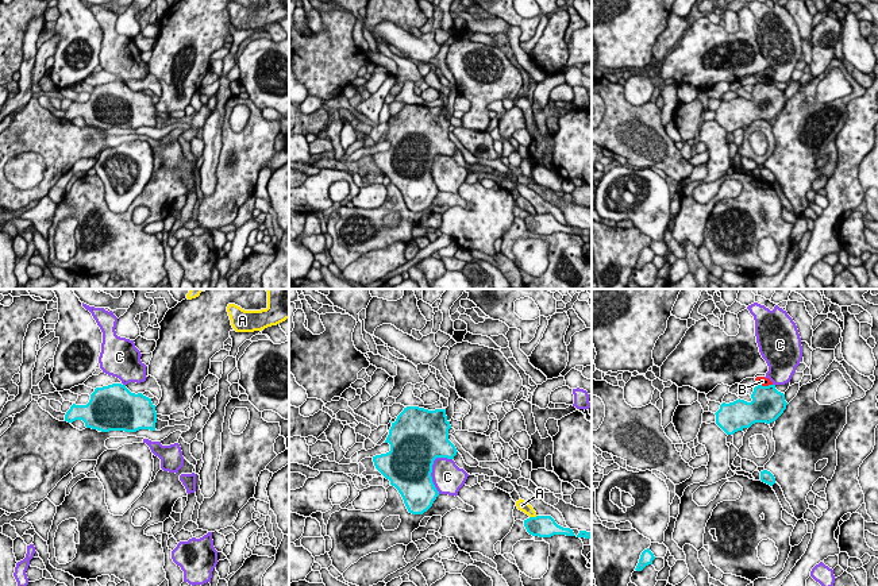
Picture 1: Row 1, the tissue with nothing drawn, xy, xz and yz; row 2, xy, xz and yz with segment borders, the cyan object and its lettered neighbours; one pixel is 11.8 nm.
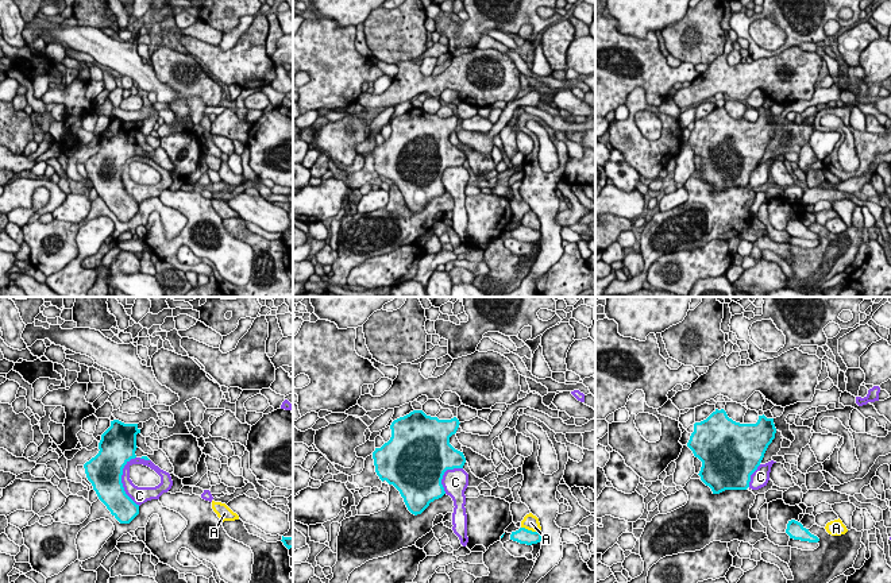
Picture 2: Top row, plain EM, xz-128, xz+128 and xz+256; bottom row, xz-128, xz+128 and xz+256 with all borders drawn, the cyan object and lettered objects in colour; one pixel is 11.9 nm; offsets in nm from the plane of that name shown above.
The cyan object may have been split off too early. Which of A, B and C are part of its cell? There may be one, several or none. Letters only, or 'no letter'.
no letter

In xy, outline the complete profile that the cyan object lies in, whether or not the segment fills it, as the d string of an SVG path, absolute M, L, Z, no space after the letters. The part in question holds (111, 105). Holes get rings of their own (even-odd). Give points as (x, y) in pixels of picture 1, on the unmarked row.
M126 82L96 85L86 103L73 101L65 119L82 117L86 126L101 130L139 127L155 128L157 109L151 96L131 90Z

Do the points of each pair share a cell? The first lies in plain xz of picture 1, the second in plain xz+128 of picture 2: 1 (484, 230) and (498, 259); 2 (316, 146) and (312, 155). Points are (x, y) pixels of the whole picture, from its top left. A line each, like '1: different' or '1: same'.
1: different
2: same

